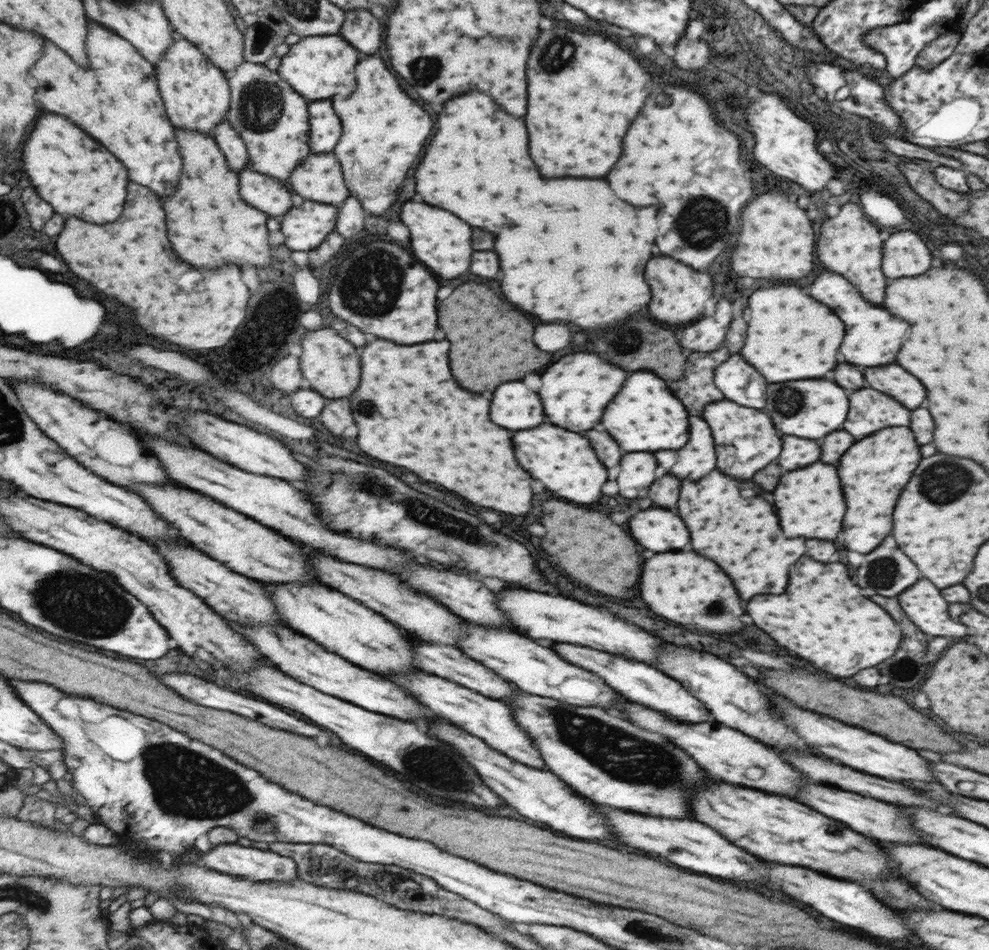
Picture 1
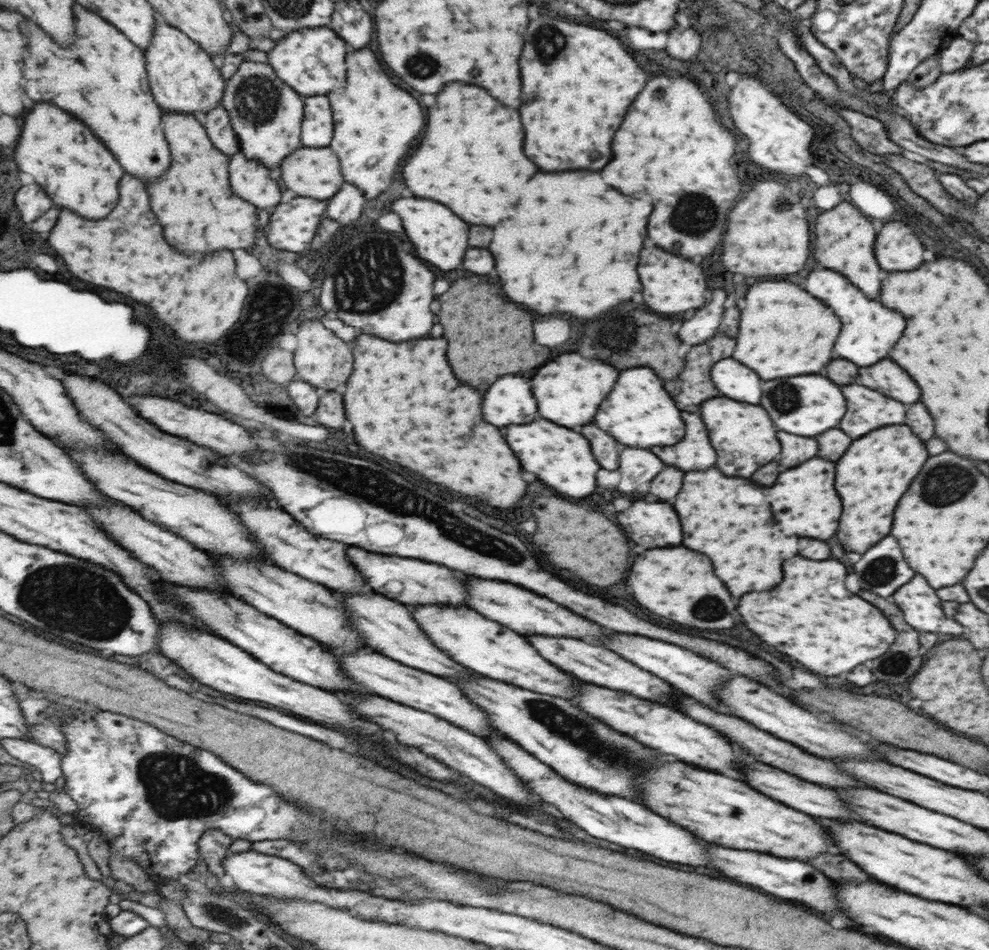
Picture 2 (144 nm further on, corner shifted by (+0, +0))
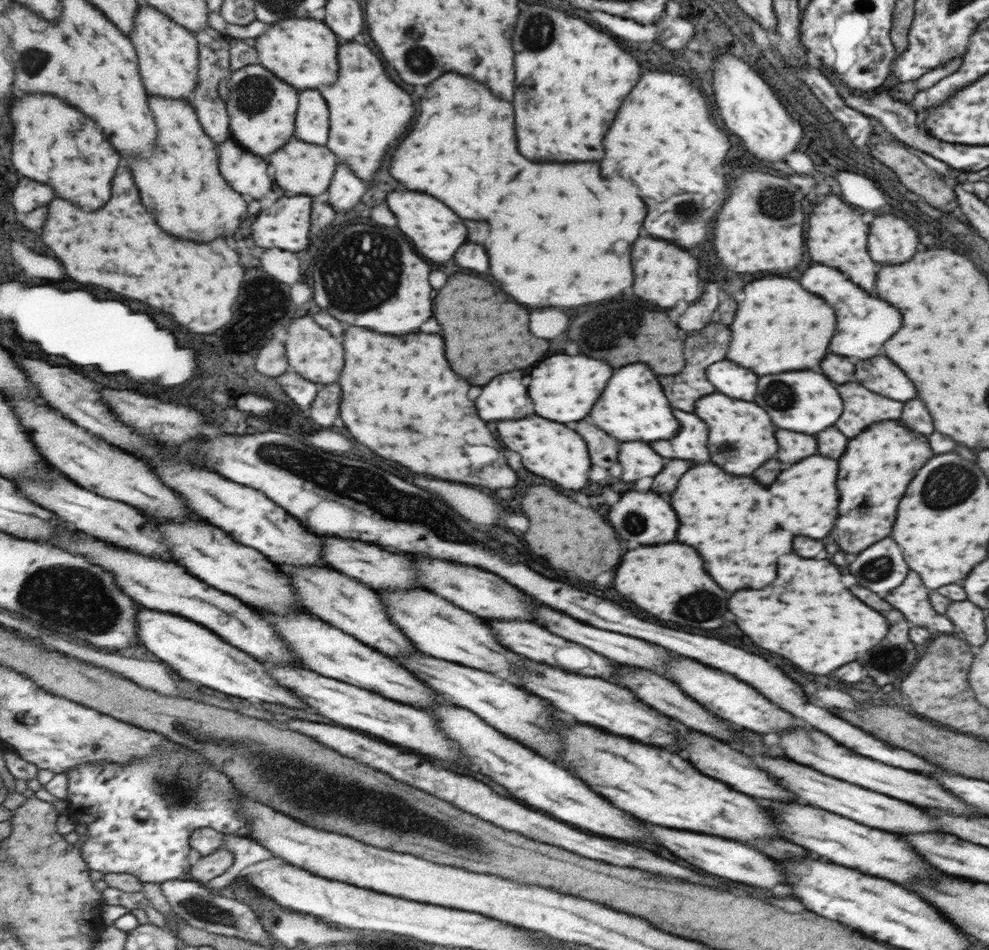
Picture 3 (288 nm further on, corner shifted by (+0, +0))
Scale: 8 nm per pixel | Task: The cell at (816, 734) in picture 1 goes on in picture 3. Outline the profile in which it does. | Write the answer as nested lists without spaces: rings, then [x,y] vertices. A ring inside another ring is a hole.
[[[689,658],[679,660],[679,664],[675,664],[675,668],[667,668],[667,672],[673,674],[675,682],[679,684],[679,688],[683,688],[683,692],[687,696],[691,696],[695,702],[699,702],[707,710],[711,710],[711,714],[715,712],[715,716],[721,716],[723,720],[731,720],[739,728],[741,726],[747,728],[747,732],[757,732],[759,736],[765,736],[765,734],[783,736],[783,734],[793,732],[795,728],[807,728],[807,726],[797,724],[797,722],[801,722],[797,716],[779,708],[775,702],[767,700],[761,692],[753,690],[749,684],[745,684],[737,678],[733,680],[731,674],[701,666],[699,662],[693,662]]]

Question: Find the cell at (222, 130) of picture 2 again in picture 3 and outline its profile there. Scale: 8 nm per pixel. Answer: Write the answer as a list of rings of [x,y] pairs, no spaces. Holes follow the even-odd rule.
[[[207,30],[201,34],[195,34],[201,42],[201,84],[199,90],[195,92],[193,98],[193,106],[197,108],[199,120],[203,124],[203,128],[207,130],[207,134],[221,146],[227,140],[233,140],[233,128],[231,128],[231,110],[229,104],[221,100],[219,94],[219,82],[227,76],[233,74],[233,54],[231,54],[231,38],[225,34],[219,34],[217,30]]]

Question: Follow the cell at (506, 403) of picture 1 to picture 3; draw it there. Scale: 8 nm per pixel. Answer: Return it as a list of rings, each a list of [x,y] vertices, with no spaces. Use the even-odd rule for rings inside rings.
[[[509,374],[495,376],[491,384],[485,384],[481,394],[475,398],[475,404],[479,404],[479,416],[487,422],[519,420],[531,414],[527,386],[521,378],[513,378]]]

